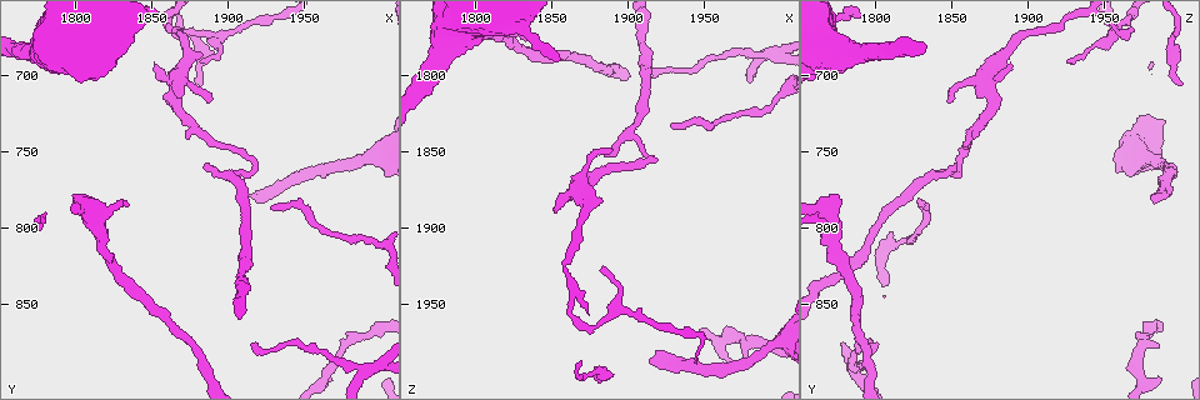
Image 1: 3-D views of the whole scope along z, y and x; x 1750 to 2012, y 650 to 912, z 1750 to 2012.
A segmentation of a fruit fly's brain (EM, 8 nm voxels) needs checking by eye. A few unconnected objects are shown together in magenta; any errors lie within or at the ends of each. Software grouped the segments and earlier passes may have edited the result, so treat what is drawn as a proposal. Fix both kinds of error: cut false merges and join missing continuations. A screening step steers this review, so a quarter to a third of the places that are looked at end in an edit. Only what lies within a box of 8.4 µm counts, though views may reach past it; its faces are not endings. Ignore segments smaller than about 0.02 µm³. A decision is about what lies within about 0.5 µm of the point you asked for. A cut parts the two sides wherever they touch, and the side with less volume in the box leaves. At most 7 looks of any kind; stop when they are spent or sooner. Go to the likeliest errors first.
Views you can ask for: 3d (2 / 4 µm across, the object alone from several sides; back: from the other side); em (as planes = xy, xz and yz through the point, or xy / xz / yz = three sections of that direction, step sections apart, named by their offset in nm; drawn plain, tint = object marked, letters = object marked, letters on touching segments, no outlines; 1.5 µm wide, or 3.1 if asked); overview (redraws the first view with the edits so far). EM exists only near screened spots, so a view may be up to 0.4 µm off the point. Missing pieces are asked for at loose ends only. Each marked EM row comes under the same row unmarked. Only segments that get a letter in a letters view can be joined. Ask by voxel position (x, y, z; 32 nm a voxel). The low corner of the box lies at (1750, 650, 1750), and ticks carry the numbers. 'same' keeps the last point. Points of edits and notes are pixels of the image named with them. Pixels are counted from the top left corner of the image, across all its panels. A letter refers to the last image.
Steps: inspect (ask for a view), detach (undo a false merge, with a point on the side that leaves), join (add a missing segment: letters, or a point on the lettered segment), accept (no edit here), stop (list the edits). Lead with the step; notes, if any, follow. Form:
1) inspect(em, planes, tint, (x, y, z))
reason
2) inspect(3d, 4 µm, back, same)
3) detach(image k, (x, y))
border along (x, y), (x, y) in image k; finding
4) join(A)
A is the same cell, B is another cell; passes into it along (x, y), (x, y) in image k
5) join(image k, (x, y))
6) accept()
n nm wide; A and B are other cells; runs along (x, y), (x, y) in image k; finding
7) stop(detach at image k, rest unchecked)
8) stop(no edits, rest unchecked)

inspect(em, planes, letters, (1916, 778, 1984))

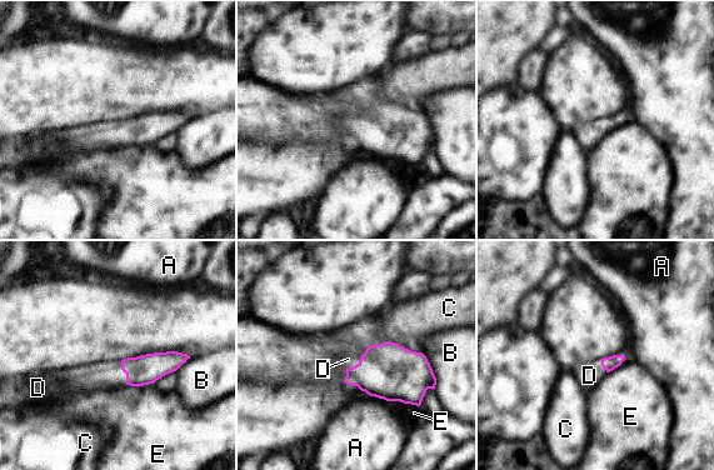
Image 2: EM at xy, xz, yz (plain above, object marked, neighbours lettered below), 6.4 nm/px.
join(D)
D is the same cell, A, B, C and E are other cells; passes into it along (389, 371), (359, 363), (348, 359) in image 2; it goes on there

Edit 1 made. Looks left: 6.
inspect(overview)

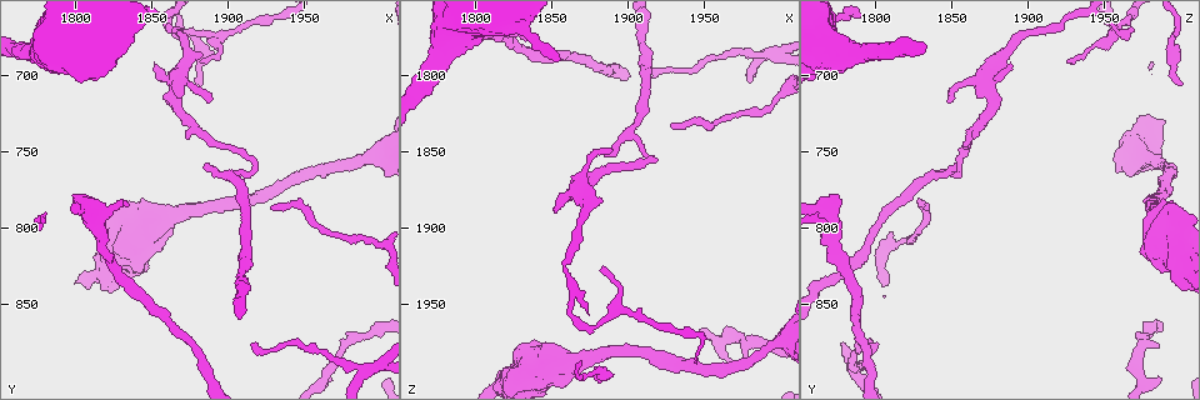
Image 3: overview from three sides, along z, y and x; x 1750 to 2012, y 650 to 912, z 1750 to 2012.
inspect(em, planes, tint, (1796, 778, 1772))
an open end

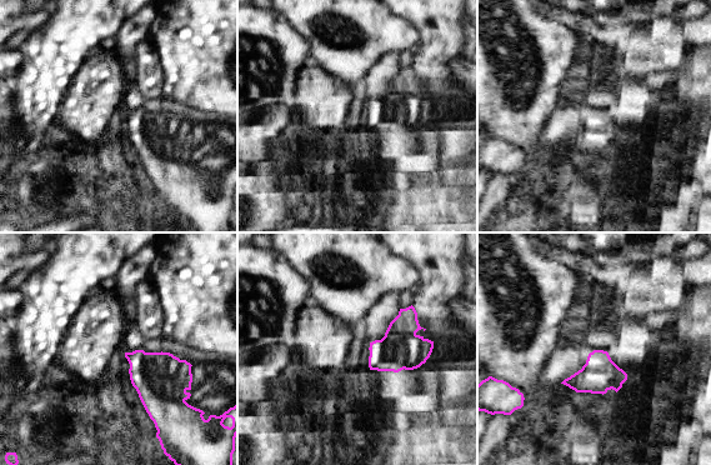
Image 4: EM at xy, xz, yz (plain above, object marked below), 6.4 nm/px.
inspect(em, planes, letters, same)
see the neighbours

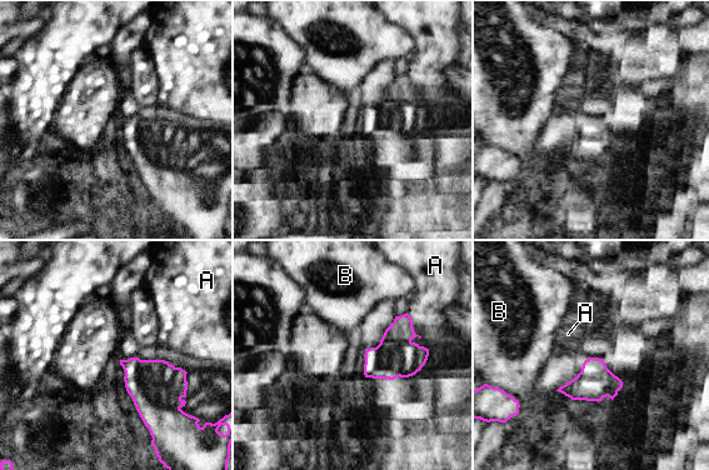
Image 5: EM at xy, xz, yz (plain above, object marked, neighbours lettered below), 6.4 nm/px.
accept()
A touches over 180 nm; A and B are other cells; border along (407, 313), (413, 330), (420, 336) in image 5; none of them fits

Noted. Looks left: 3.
inspect(em, xy, step 4, letters, (1990, 894, 1786))

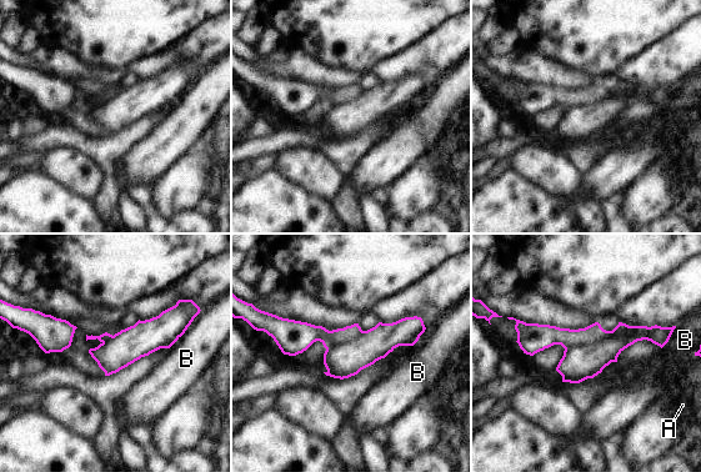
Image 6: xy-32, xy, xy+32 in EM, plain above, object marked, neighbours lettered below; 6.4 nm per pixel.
detach(image 6, (550, 335))
A and B are other cells; border along (611, 331), (601, 340), (565, 349) in image 6; two neurons meet here

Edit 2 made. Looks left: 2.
stop(join at image 2, detach at image 6, rest unchecked)

